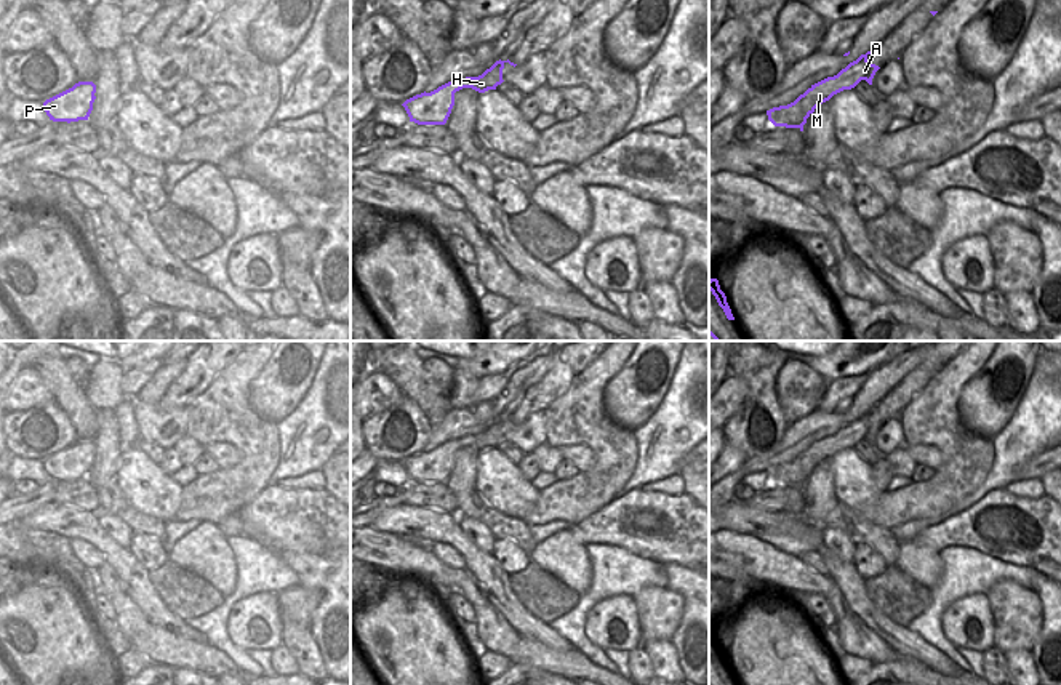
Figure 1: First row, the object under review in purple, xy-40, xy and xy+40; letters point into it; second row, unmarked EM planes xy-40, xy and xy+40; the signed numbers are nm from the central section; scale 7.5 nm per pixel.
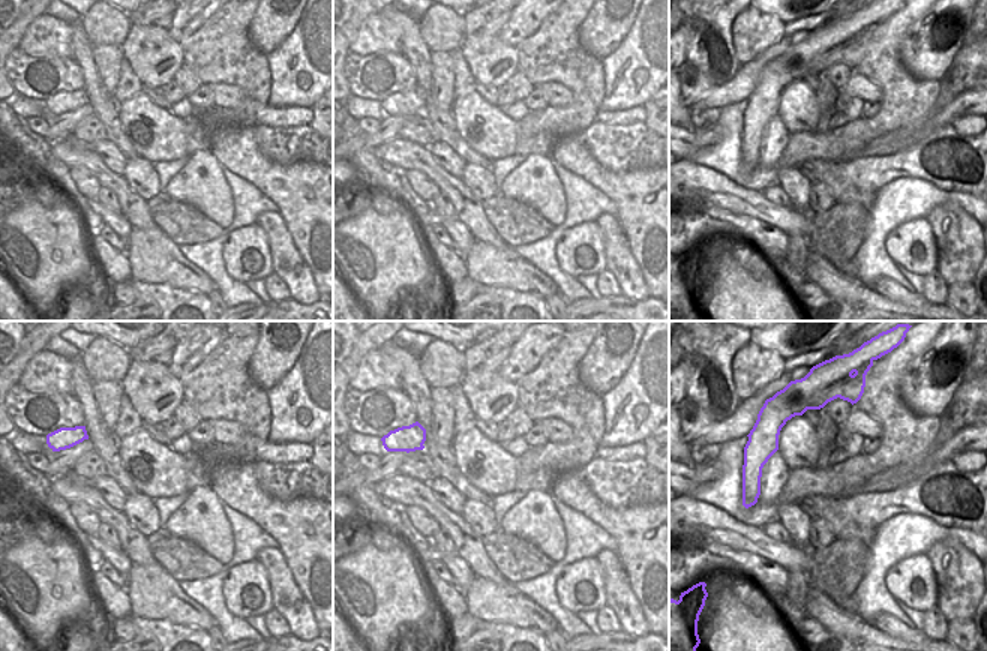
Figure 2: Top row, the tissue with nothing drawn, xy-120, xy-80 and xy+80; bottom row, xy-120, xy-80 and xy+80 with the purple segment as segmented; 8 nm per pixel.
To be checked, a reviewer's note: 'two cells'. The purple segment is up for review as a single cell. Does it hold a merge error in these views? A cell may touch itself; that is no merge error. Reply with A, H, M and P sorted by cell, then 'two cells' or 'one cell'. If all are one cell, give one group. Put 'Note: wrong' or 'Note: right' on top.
Note: right
groups A H M / P; two cells

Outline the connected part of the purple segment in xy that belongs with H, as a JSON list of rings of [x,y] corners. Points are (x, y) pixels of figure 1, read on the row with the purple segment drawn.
[[[509,59],[507,61],[496,61],[490,69],[486,69],[482,75],[478,77],[466,77],[462,82],[462,88],[472,88],[478,93],[485,93],[488,90],[496,90],[498,85],[501,85],[504,80],[502,80],[502,69],[504,69],[504,64],[509,62],[510,66],[517,66],[514,62],[510,62]]]

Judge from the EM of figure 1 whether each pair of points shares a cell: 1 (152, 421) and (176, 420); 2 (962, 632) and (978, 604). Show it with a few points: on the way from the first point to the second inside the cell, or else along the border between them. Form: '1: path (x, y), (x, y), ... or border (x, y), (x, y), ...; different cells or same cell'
1: path (159, 421), (170, 418); same cell
2: path (962, 626), (973, 610); same cell

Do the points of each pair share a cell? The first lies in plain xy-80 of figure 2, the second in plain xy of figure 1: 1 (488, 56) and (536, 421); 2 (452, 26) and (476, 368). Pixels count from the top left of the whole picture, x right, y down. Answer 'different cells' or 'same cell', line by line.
1: same cell
2: different cells

